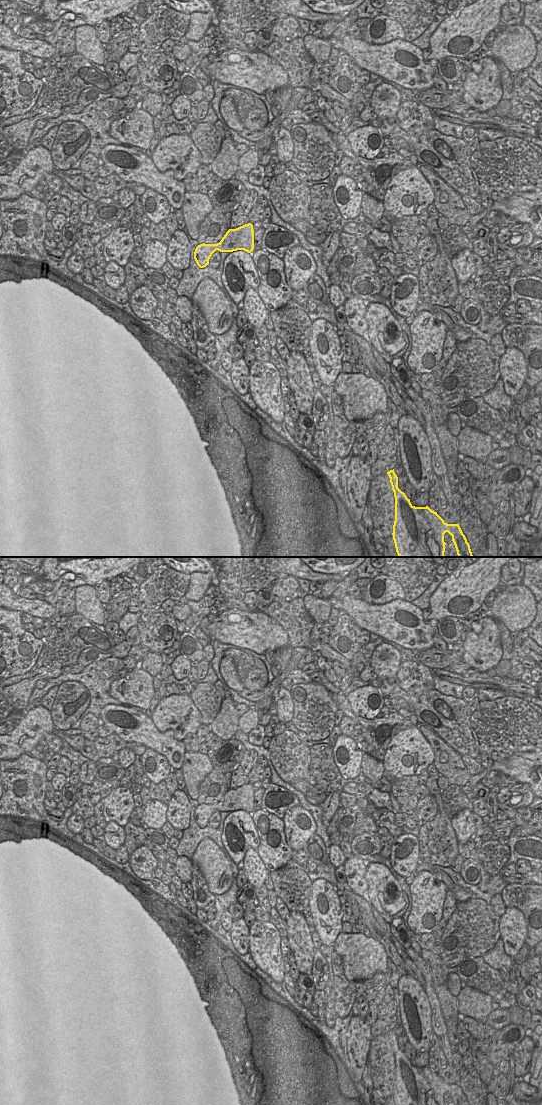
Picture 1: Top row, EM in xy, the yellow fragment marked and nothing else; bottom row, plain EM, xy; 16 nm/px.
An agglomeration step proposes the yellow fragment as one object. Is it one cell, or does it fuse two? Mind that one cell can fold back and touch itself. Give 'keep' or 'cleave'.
keep

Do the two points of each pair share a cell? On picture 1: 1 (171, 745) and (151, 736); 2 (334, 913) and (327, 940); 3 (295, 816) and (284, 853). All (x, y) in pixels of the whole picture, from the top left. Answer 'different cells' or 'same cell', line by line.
1: same cell
2: same cell
3: different cells

